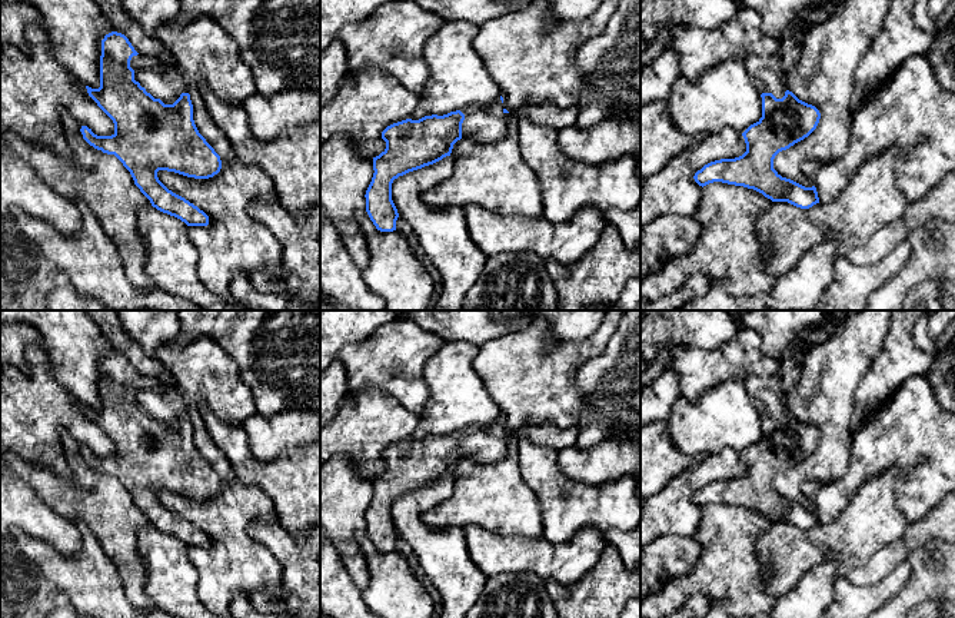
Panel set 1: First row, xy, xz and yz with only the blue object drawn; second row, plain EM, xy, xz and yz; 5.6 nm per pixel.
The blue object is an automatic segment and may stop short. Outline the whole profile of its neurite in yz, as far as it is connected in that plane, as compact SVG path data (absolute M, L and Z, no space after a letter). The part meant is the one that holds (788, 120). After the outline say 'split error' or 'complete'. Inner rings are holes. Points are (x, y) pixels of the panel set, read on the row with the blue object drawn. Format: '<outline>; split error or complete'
M778 53L749 56L745 64L762 97L762 117L742 133L746 143L742 156L711 162L693 179L702 187L722 182L753 189L772 202L809 209L819 203L816 187L782 177L773 169L773 159L808 137L816 129L821 113L788 90L786 70Z; split error

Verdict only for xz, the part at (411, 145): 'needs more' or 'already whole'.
needs more

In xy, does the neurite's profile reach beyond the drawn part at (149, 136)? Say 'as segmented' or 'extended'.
extended

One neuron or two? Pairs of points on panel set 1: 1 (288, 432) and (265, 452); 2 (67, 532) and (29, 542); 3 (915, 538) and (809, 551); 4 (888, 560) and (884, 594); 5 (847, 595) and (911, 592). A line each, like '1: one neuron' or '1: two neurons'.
1: one neuron
2: two neurons
3: two neurons
4: two neurons
5: two neurons

